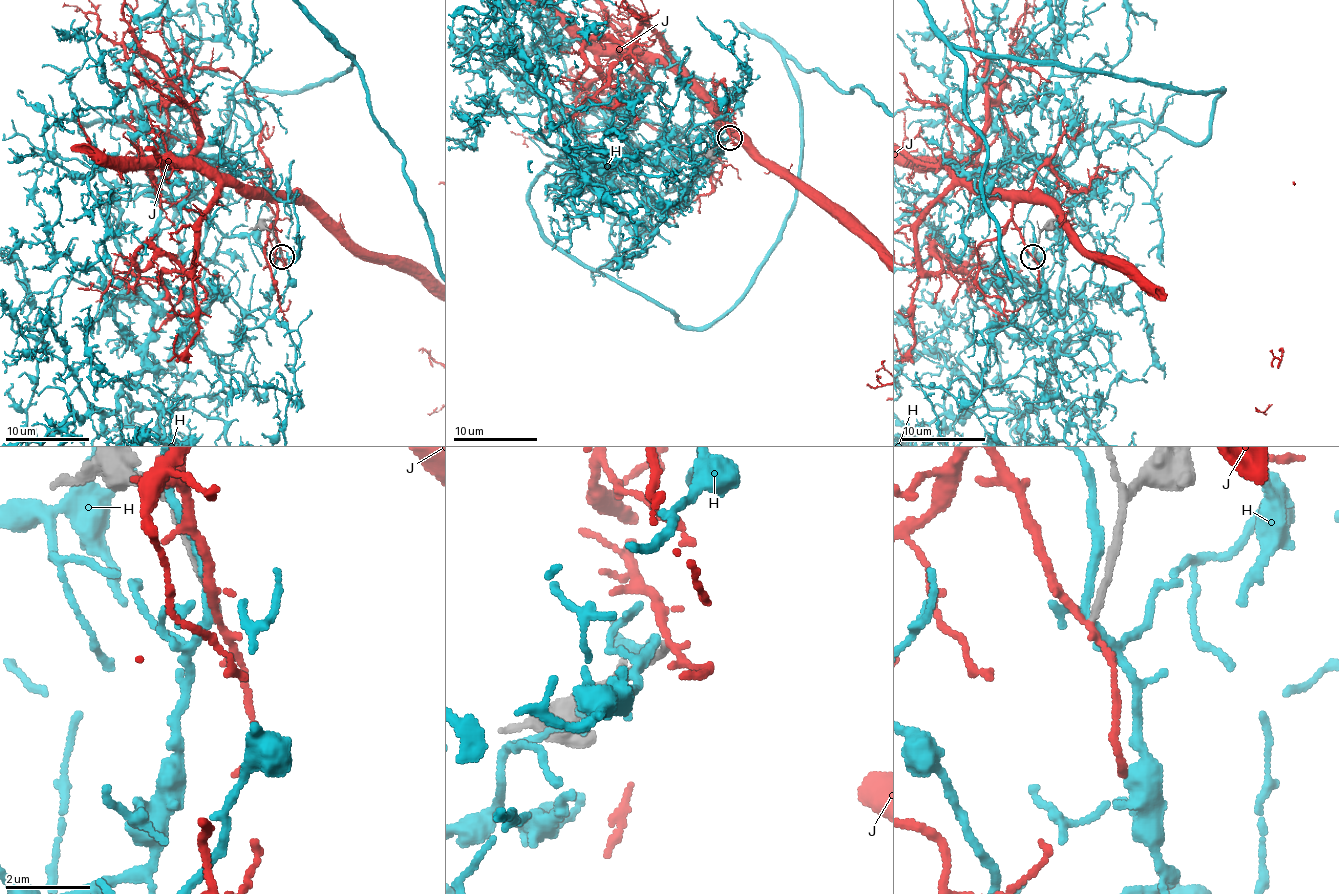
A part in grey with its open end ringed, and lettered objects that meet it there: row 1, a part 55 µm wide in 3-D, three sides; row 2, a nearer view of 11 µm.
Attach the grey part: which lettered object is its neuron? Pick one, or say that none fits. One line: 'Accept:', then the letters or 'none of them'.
Accept: none of them

